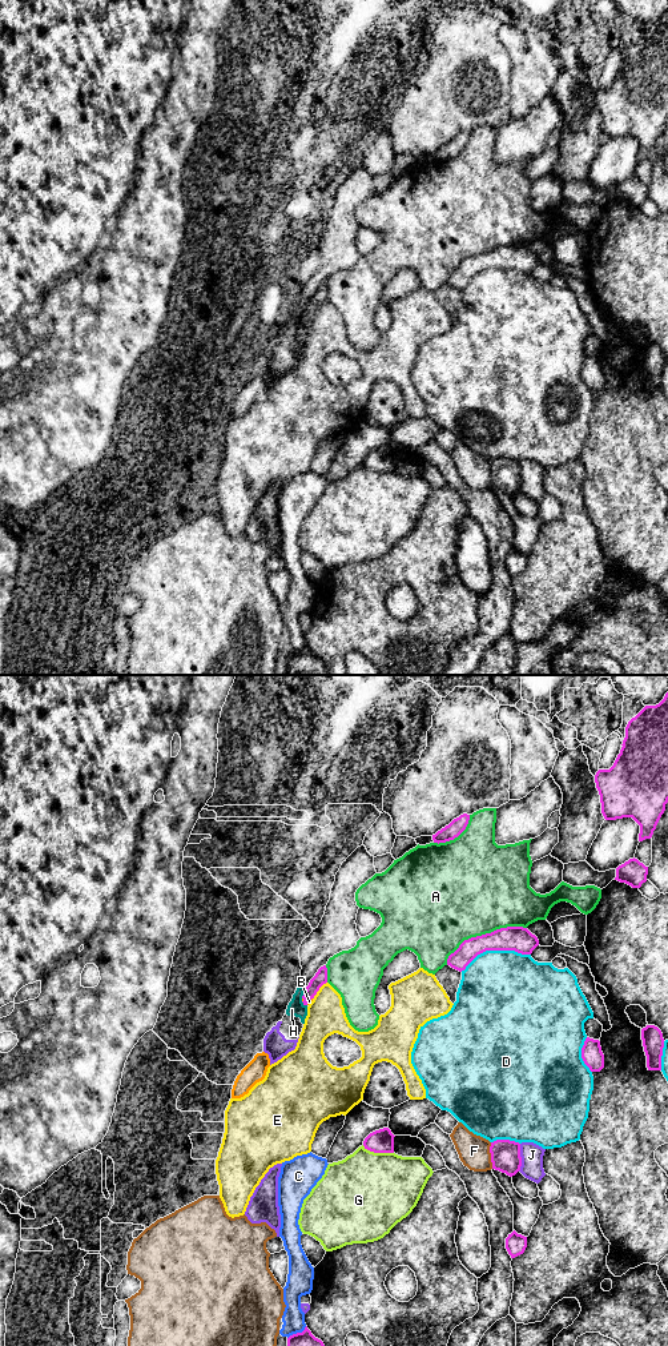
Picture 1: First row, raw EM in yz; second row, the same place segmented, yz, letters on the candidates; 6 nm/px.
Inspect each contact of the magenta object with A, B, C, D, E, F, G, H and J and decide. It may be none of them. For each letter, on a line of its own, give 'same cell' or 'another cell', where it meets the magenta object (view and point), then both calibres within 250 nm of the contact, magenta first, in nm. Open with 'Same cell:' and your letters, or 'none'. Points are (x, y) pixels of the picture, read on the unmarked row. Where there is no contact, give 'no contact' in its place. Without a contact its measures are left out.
Same cell: B
A: another cell; contact yz (483, 253); calibres 150 and 500 nm
B: same cell; contact yz (308, 318); calibres 80 and 20 nm
C: another cell; contact yz (297, 651); calibres 240 and 140 nm
D: another cell; contact yz (495, 268); calibres 150 and 480 nm
E: another cell; contact yz (318, 308); calibres 80 and 220 nm
F: another cell; contact yz (491, 474); calibres 180 and 190 nm
G: another cell; contact yz (378, 470); calibres 140 and 480 nm
H: another cell; contact yz (304, 310); calibres 80 and 100 nm
J: another cell; contact yz (520, 475); calibres 180 and 130 nm

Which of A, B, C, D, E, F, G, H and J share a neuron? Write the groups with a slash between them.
A / B / C / D / E G / F / H J

